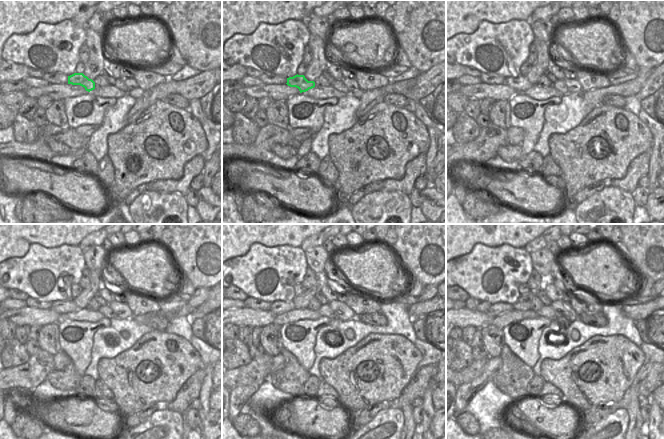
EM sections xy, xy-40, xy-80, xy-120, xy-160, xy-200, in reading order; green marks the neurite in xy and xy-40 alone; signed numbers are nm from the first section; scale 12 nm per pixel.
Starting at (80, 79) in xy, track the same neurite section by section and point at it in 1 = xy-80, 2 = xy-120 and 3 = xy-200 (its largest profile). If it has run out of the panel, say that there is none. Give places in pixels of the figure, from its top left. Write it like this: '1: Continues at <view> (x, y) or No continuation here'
1: Continues at xy-80 (520, 84)
2: Continues at xy-120 (61, 307)
3: Continues at xy-200 (496, 309).

